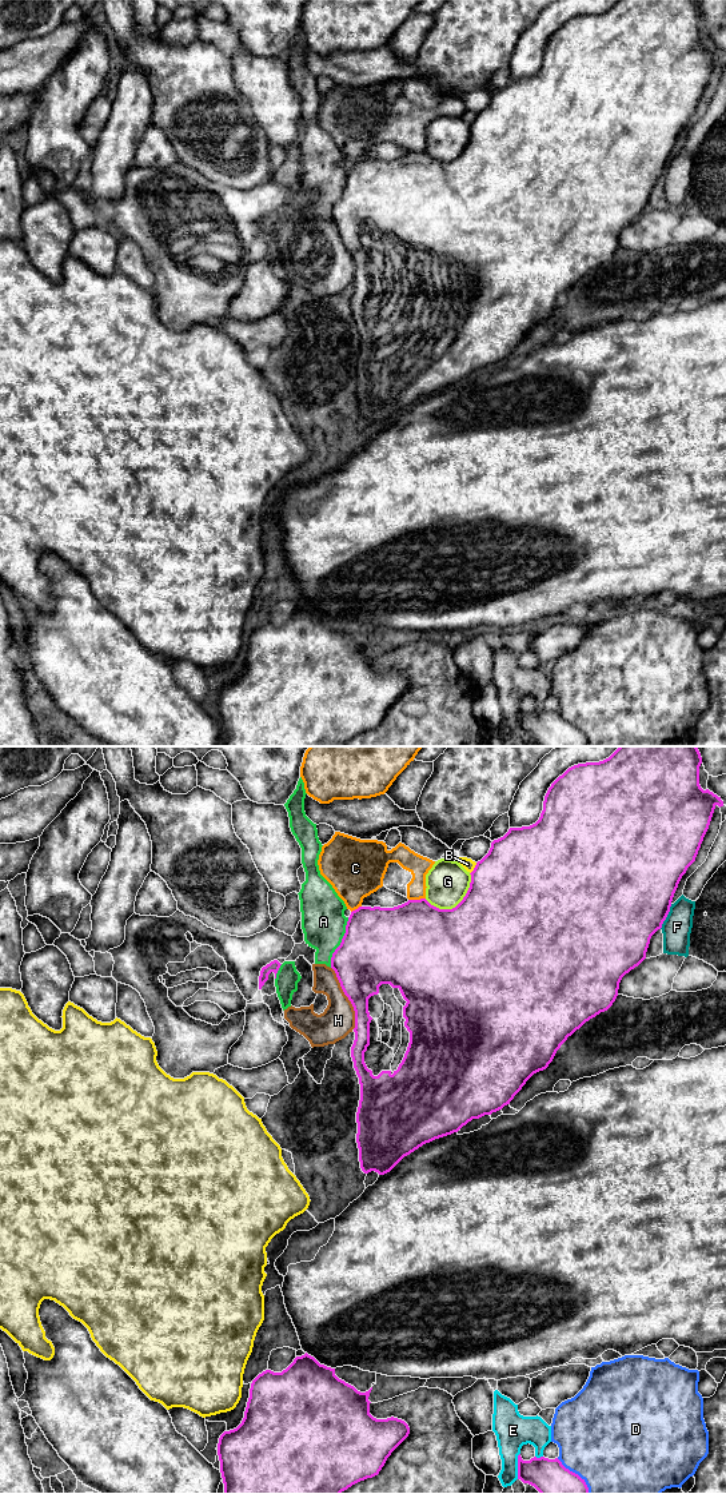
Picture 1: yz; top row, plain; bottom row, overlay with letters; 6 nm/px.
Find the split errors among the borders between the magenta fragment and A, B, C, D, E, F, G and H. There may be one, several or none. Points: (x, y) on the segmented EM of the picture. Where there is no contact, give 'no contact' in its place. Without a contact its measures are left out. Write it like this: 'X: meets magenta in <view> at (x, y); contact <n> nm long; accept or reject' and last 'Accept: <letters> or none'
A: meets magenta in yz at (340, 943); contact 320 nm long; reject
B: meets magenta in yz at (474, 868); contact 80 nm long; reject
C: meets magenta in yz at (417, 900); contact 110 nm long; reject
D: meets magenta in yz at (577, 1474); contact 300 nm long; reject
E: meets magenta in yz at (518, 1466); contact 160 nm long; reject
F: meets magenta in yz at (666, 916); contact 170 nm long; reject
G: meets magenta in yz at (457, 905); contact 320 nm long; reject
H: meets magenta in yz at (347, 996); contact 400 nm long; reject
Accept: none

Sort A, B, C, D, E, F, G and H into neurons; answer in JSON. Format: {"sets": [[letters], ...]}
{"sets": [["A", "H"], ["B"], ["C"], ["D"], ["E"], ["F"], ["G"]]}

